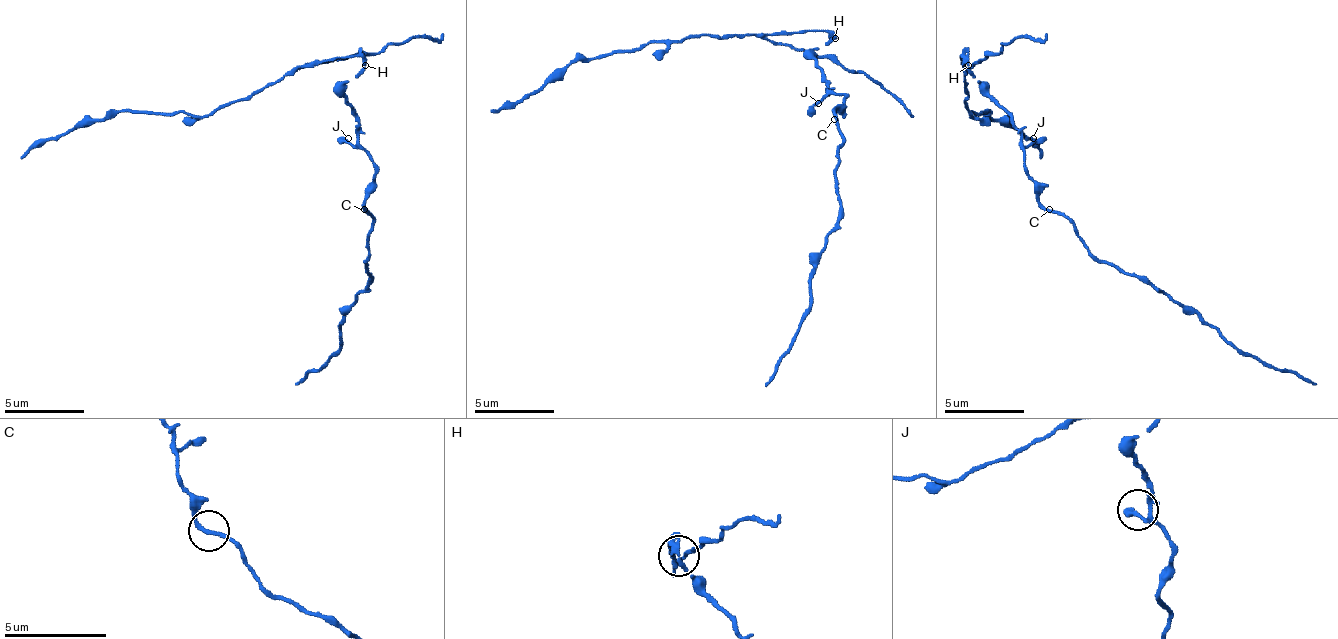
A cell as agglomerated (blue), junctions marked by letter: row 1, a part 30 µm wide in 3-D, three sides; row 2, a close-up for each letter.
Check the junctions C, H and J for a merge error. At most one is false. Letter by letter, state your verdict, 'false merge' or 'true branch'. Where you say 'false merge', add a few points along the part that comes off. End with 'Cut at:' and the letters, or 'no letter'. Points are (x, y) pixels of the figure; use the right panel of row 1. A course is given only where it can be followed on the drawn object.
C: true branch
H: false merge | (969, 66), (961, 54), (969, 118), (973, 110), (989, 110), (1033, 142), (1041, 158)
J: true branch
Cut at: H

